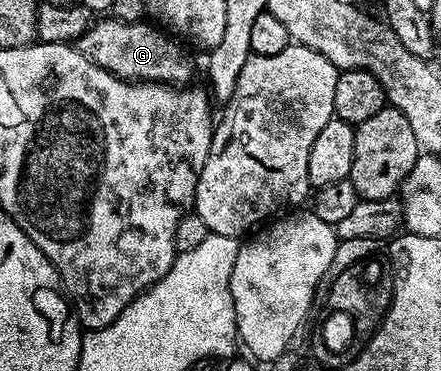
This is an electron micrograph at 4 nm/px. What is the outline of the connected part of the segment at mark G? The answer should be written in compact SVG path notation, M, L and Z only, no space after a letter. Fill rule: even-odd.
M94 20L89 29L75 41L75 48L84 57L91 59L91 63L122 77L124 81L159 81L174 87L185 87L192 82L189 80L193 77L193 65L168 32L160 28L151 29L144 20L108 20Z

